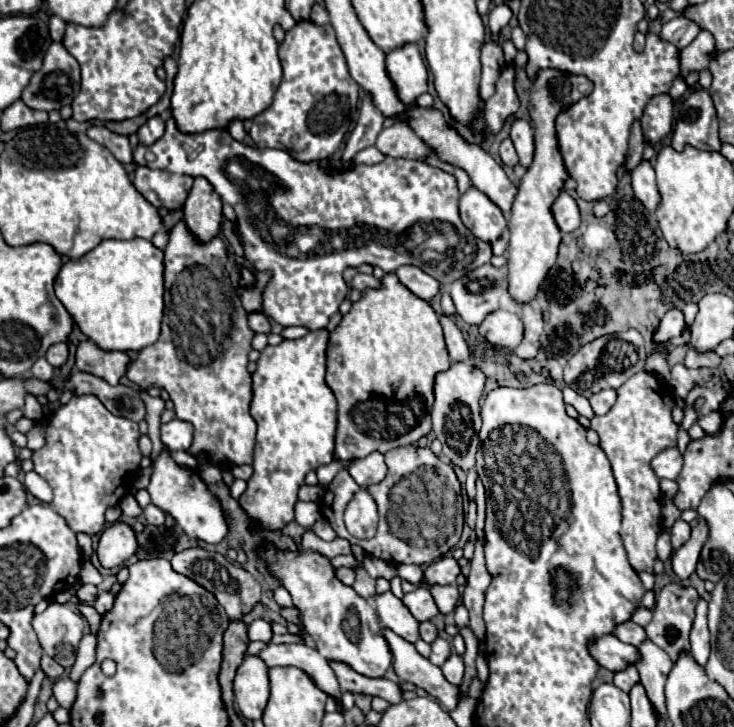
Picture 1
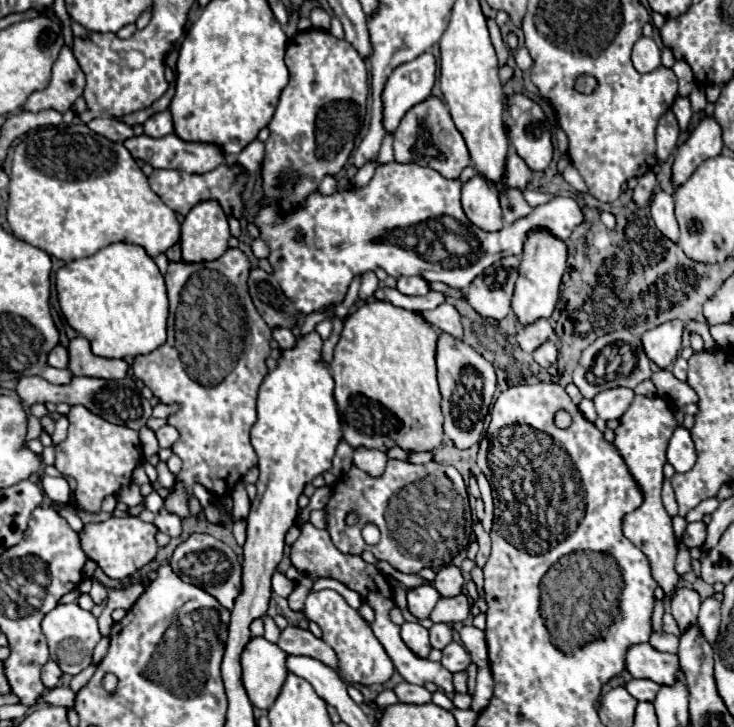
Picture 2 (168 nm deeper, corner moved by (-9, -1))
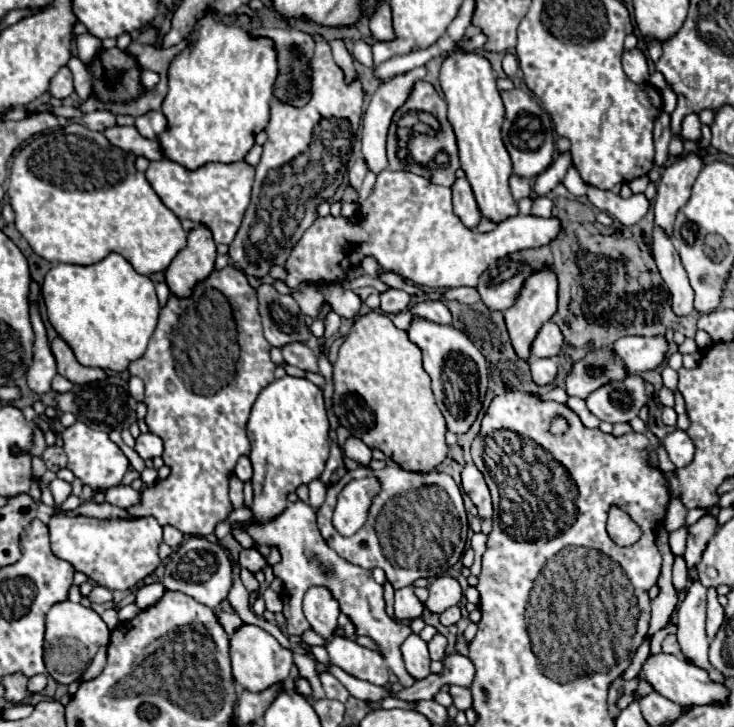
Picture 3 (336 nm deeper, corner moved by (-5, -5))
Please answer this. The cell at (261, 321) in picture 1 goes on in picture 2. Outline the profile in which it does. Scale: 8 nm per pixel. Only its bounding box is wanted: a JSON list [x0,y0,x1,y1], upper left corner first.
[272,329,296,349]

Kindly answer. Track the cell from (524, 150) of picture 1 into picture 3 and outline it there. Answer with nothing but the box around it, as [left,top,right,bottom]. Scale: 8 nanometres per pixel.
[500,89,554,179]

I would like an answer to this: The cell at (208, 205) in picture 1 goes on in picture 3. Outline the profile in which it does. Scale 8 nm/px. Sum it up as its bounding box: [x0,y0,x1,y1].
[166,227,216,297]

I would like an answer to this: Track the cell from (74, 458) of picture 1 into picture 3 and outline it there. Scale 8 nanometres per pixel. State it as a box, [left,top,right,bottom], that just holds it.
[60,421,130,489]

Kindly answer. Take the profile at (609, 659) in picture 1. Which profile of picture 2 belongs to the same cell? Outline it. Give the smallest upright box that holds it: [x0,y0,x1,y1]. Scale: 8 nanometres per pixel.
[626,643,682,685]

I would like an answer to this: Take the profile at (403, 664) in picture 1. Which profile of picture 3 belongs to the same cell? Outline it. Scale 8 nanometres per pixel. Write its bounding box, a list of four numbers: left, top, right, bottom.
[242,501,416,687]

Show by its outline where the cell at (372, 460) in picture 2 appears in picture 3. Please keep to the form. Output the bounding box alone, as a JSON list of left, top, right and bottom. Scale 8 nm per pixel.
[342,437,372,465]

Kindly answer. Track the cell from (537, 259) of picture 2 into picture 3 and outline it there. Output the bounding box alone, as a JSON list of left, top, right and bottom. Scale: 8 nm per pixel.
[504,269,558,359]

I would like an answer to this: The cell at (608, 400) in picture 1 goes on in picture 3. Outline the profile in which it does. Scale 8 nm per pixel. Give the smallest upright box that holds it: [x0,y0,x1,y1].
[586,375,646,423]

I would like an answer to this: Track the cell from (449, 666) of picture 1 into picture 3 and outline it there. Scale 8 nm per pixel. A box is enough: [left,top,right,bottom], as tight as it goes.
[450,685,472,711]

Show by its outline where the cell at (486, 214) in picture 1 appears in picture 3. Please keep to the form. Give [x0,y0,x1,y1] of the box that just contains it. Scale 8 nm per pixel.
[452,177,482,229]

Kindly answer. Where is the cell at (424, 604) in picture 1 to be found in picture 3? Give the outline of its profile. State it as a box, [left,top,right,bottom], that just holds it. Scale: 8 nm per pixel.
[394,587,424,619]

